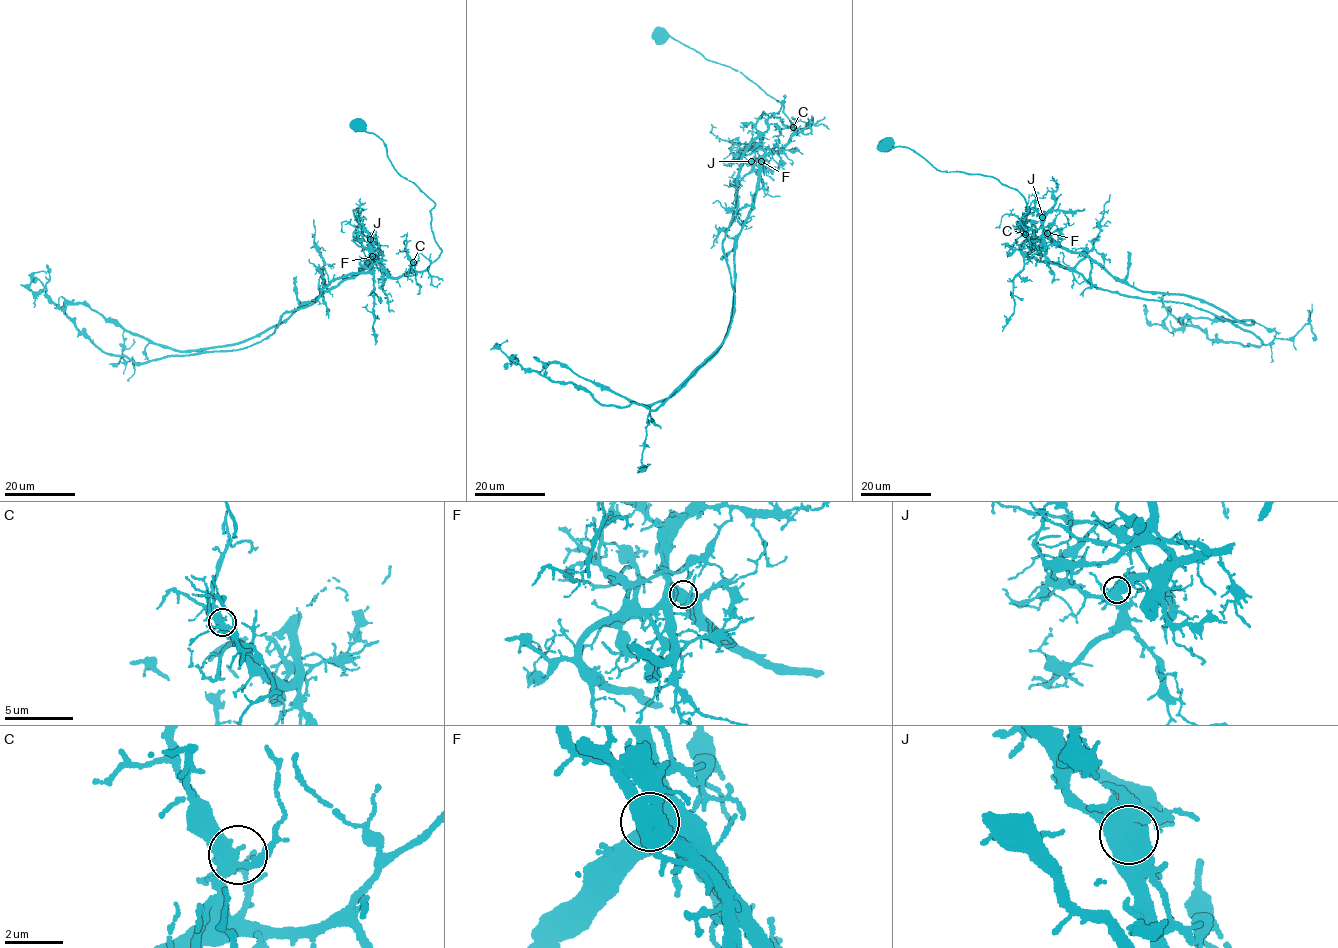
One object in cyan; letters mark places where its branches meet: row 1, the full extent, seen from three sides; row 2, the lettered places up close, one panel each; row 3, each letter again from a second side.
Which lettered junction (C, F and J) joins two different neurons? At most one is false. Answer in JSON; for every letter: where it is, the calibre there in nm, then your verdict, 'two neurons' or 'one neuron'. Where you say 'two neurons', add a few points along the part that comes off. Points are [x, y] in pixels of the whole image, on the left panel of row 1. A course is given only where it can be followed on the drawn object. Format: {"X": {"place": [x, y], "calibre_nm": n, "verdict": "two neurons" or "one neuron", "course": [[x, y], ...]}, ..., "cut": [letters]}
{"C": {"place": [413, 262], "calibre_nm": 400, "verdict": "one neuron"}, "F": {"place": [372, 256], "calibre_nm": 480, "verdict": "one neuron"}, "J": {"place": [370, 239], "calibre_nm": 600, "verdict": "two neurons", "course": [[370, 239], [373, 265], [267, 337], [141, 364], [33, 294], [46, 273]]}, "cut": ["J"]}

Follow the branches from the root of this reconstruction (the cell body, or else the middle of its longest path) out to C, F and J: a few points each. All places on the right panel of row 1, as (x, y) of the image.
C: (885, 145), (908, 147), (942, 171), (991, 175), (1016, 189), (1028, 207), (1020, 221), (1031, 240), (1025, 234)
F: (885, 145), (908, 147), (942, 171), (997, 179), (1025, 198), (1020, 221), (1035, 246), (1045, 247), (1047, 233)
J: (885, 145), (908, 147), (942, 171), (991, 175), (1016, 189), (1028, 209), (1020, 221), (1042, 249), (1042, 217)

